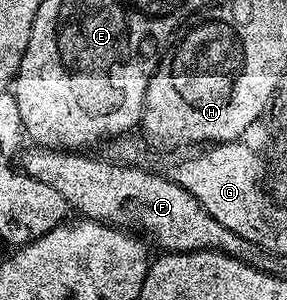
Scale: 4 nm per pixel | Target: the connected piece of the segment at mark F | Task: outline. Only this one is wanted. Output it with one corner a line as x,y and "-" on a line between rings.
31,145
26,148
21,160
27,175
55,187
70,208
78,210
81,212
78,214
88,220
116,227
139,227
166,252
190,253
193,250
217,249
248,264
256,264
260,260
262,246
222,227
201,207
195,196
170,176
153,173
142,166
119,165
103,157
95,159
87,156
91,155

